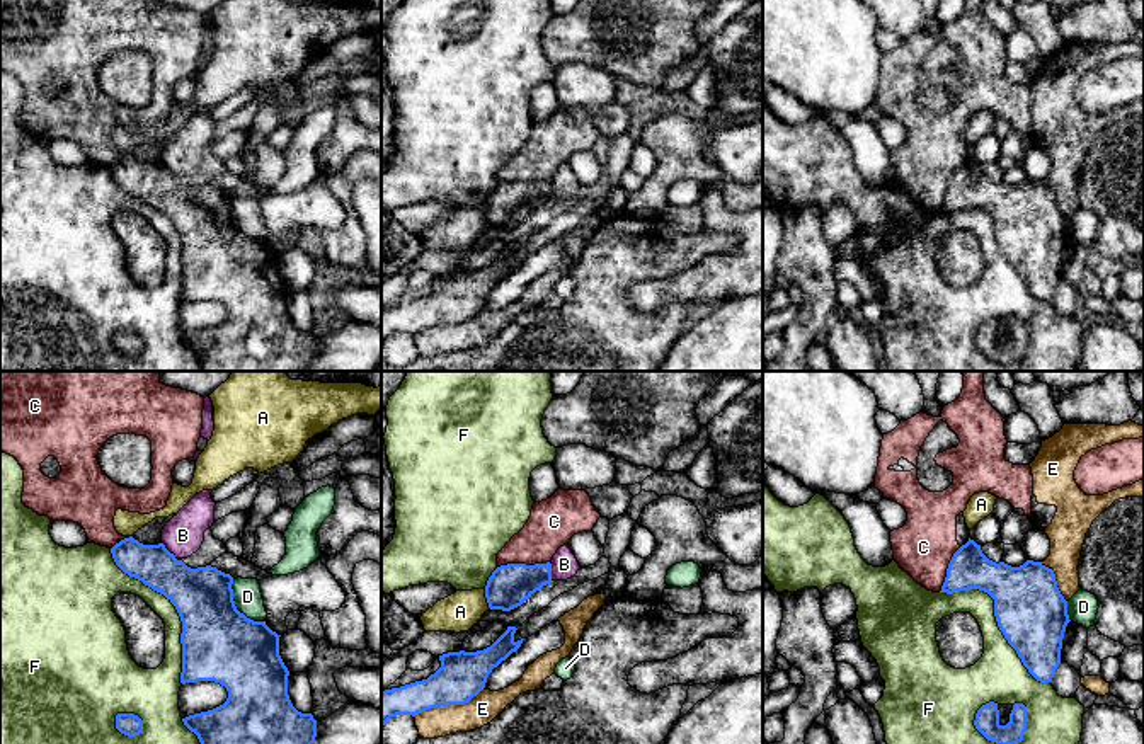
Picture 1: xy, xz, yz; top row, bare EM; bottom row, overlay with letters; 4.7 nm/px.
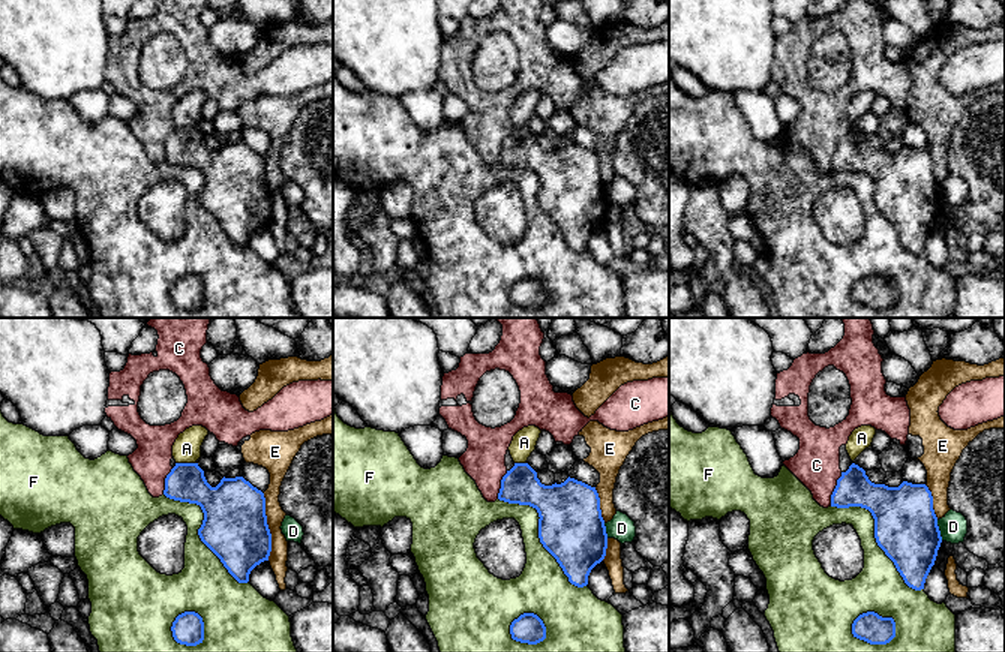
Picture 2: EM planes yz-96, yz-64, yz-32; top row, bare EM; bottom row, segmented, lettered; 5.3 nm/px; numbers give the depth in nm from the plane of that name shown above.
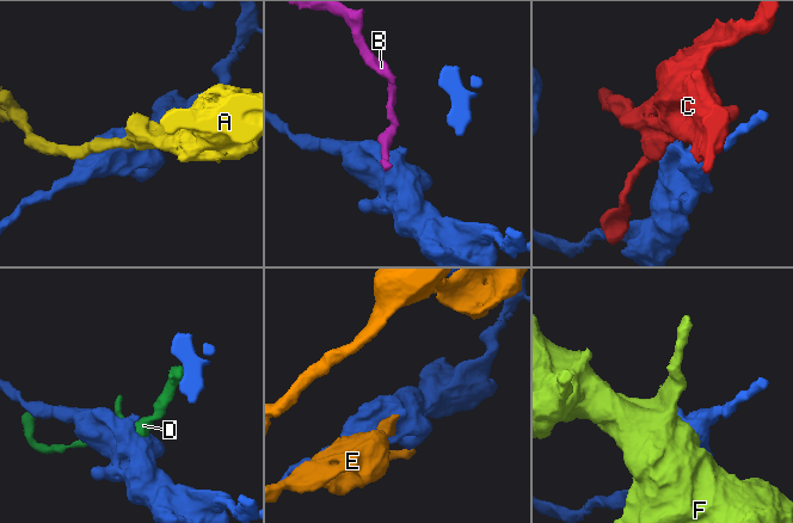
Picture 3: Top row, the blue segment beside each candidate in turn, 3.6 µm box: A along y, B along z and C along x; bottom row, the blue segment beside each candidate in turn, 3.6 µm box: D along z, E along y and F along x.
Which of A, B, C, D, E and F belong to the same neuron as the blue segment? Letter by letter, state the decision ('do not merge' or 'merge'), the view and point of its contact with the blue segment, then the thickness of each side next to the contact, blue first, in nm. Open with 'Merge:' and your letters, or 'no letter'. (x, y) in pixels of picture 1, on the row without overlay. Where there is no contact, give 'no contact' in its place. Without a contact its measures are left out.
Merge: C
A: do not merge; meets blue in xz at (487, 218); 200 nm thick on the blue side, 180 nm on the other
B: do not merge; meets blue in xz at (550, 191); 200 nm thick on the blue side, 130 nm on the other
C: merge; meets blue in xz at (523, 183); 200 nm thick on the blue side, 220 nm on the other
D: do not merge; meets blue in xy at (235, 227); 360 nm thick on the blue side, 140 nm on the other
E: do not merge; meets blue in xz at (448, 324); 220 nm thick on the blue side, 140 nm on the other
F: do not merge; meets blue in xy at (176, 227); 340 nm thick on the blue side, 90 nm on the other

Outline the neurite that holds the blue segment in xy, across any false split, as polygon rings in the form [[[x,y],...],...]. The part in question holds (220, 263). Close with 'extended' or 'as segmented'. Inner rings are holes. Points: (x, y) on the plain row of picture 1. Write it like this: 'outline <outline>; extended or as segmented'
outline [[[0,0],[0,68],[14,75],[24,89],[22,123],[51,140],[78,141],[89,162],[107,165],[116,184],[163,213],[177,228],[182,240],[182,291],[180,301],[214,300],[226,306],[223,323],[182,337],[203,364],[203,371],[308,371],[317,356],[317,339],[312,332],[298,330],[288,313],[289,289],[279,274],[279,255],[266,240],[254,240],[240,232],[233,220],[233,196],[206,184],[191,187],[177,179],[163,162],[143,163],[133,155],[123,155],[114,146],[117,128],[150,133],[167,124],[172,111],[172,87],[194,77],[203,48],[204,15],[172,7],[160,0]],[[116,53],[146,54],[152,60],[152,99],[145,107],[128,107],[114,102],[100,87],[97,73],[102,63]],[[54,75],[61,85],[56,97],[41,90],[41,82]]]; extended

